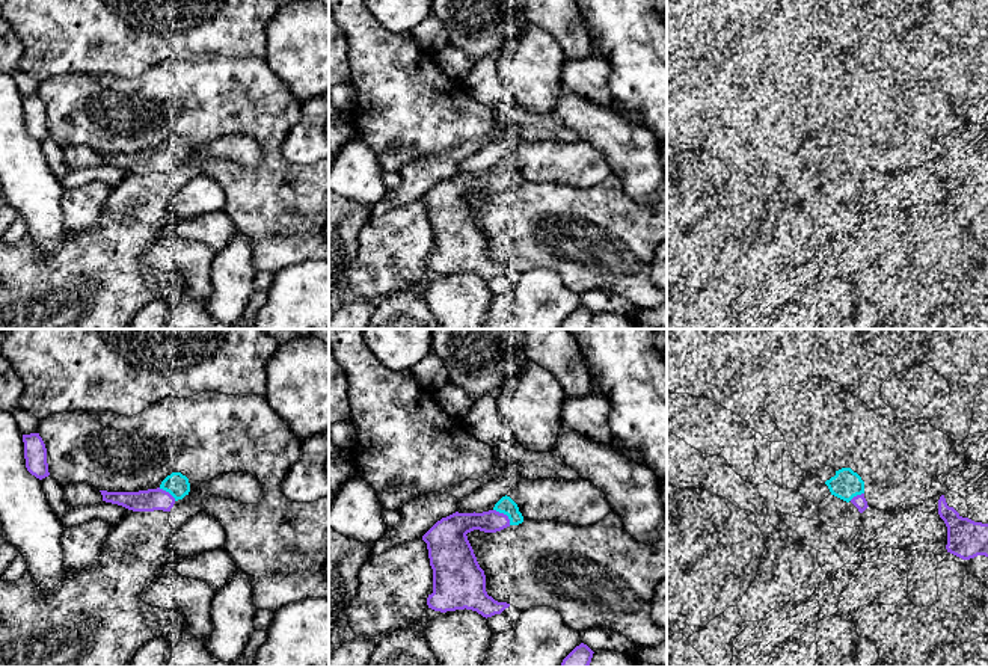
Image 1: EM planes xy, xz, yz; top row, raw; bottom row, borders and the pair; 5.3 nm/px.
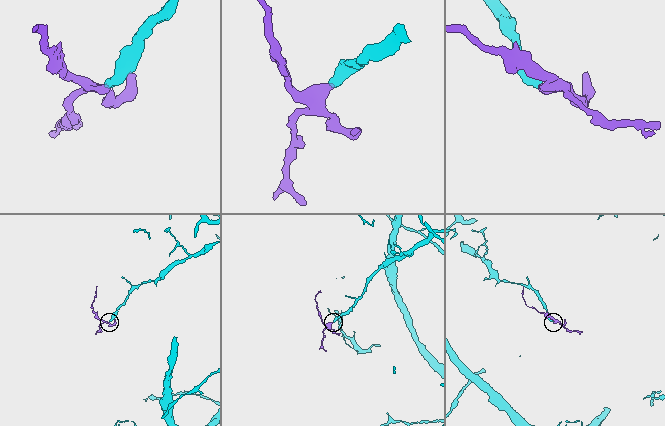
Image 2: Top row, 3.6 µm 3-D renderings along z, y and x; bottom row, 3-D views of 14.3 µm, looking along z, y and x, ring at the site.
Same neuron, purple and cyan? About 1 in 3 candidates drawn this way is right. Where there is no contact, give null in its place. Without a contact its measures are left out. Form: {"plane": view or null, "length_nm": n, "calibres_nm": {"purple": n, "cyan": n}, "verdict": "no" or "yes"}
{"plane": "xz", "length_nm": 130, "calibres_nm": {"purple": 140, "cyan": 90}, "verdict": "yes"}

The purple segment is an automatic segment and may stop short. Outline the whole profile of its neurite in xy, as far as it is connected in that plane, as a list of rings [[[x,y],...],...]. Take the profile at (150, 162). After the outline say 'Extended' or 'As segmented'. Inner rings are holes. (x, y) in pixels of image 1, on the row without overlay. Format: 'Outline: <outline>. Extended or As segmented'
Outline: [[[172,134],[157,151],[139,154],[100,154],[103,157],[103,163],[122,168],[133,174],[170,174],[178,161],[189,157],[190,145],[181,134]]]. Extended

